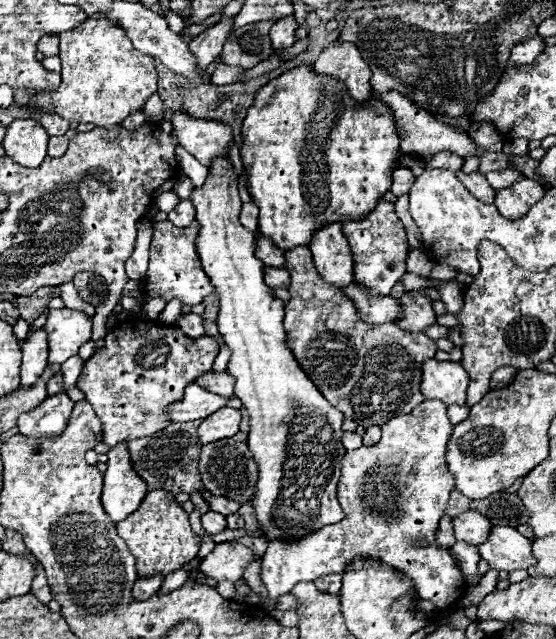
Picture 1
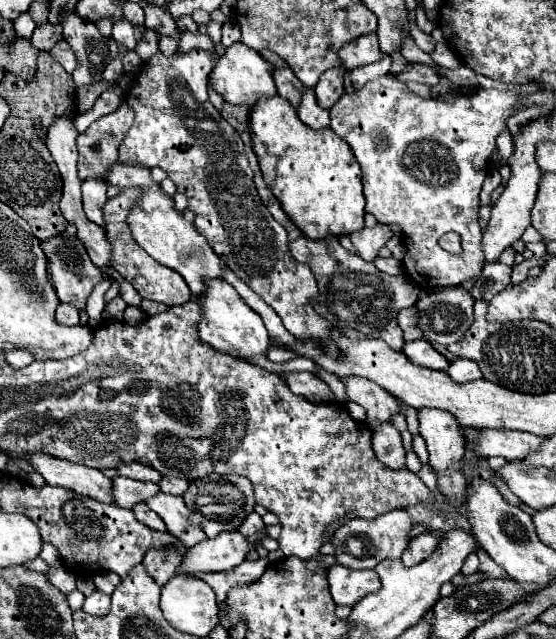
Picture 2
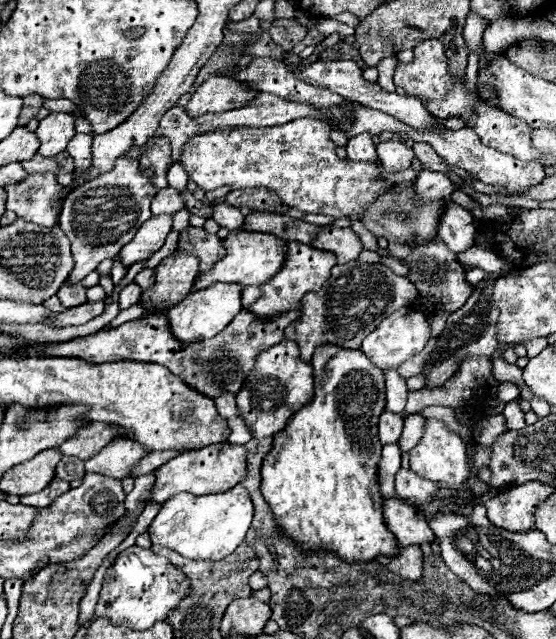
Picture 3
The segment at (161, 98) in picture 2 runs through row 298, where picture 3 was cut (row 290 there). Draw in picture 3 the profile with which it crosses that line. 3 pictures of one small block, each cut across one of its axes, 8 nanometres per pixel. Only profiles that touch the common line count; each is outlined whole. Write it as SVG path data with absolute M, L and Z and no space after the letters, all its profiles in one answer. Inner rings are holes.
M287 242L286 246L286 262L284 262L282 270L272 280L262 284L262 292L264 292L262 298L256 300L252 306L248 306L248 310L252 314L256 314L258 318L268 318L274 314L282 314L282 312L300 308L304 294L318 290L328 280L330 268L336 266L336 256L330 252L314 250L314 248L298 242Z

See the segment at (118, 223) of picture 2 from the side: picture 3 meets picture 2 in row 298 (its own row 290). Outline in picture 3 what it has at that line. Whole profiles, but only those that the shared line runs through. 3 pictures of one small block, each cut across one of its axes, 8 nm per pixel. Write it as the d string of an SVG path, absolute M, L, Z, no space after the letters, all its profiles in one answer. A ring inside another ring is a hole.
M172 254L164 258L154 272L156 284L148 292L142 292L142 306L146 310L156 308L154 314L166 314L190 294L198 272L198 258Z

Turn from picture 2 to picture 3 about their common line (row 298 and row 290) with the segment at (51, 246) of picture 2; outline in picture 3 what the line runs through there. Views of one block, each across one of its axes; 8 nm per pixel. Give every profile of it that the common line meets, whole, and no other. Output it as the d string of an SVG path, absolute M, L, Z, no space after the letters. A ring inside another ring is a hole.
M78 282L78 284L64 284L60 290L58 290L58 298L60 302L66 306L66 308L72 308L72 306L78 306L78 304L86 304L86 288Z

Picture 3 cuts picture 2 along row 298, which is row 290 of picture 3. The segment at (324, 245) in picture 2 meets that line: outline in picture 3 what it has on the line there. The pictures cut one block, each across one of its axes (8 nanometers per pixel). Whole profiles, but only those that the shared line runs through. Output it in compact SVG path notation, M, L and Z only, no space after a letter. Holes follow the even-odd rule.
M348 262L332 268L330 278L322 284L318 292L304 296L300 312L302 320L286 328L286 340L294 340L300 348L300 358L312 362L314 350L322 344L336 344L342 348L360 350L362 340L374 332L374 328L390 316L390 312L408 306L418 298L418 290L406 278L396 276L382 264L368 262Z

